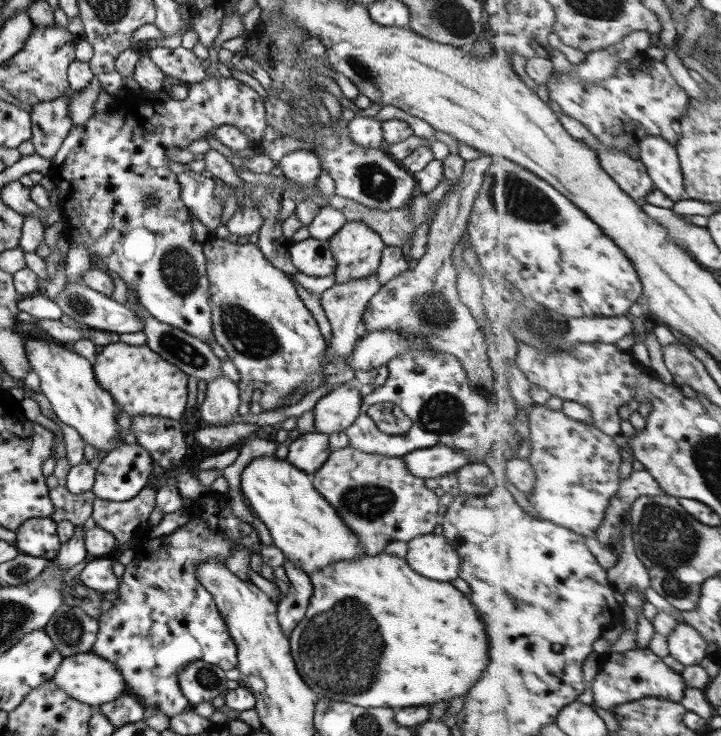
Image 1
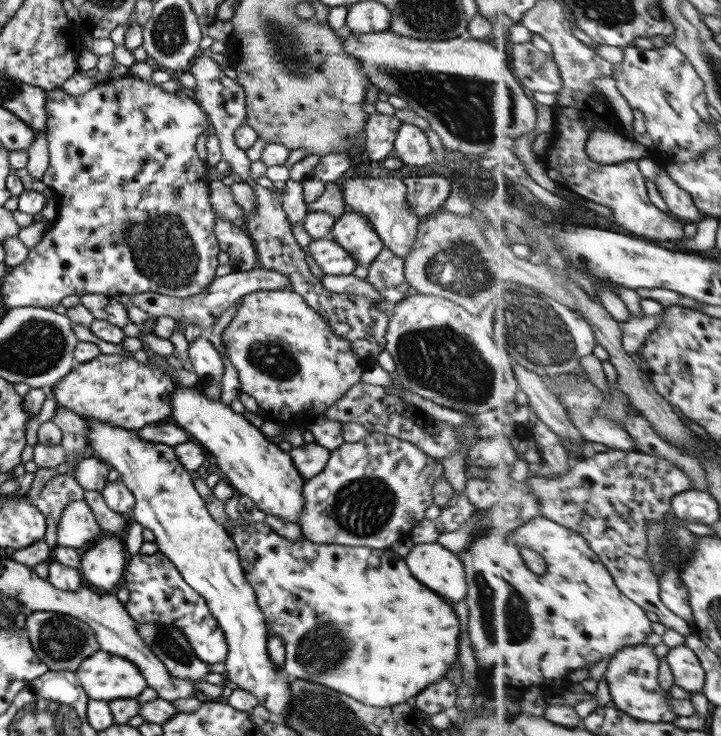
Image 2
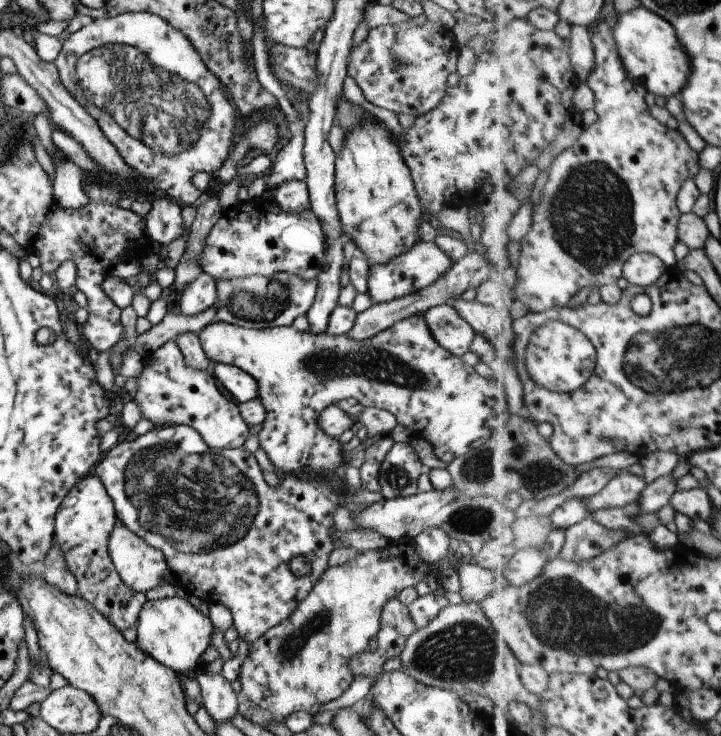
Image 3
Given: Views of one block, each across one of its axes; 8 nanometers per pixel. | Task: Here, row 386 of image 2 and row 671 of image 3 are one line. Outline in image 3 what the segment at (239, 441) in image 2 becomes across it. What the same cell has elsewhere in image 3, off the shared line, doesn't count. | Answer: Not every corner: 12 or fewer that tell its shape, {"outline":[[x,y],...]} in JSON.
{"outline":[[186,598],[147,600],[136,644],[176,671],[202,669],[214,625]]}

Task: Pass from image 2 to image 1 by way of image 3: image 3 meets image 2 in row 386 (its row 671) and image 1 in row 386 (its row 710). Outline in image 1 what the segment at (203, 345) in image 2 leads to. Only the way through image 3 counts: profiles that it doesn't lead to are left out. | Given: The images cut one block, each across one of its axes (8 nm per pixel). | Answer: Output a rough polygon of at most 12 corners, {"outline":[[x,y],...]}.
{"outline":[[208,382],[198,405],[202,422],[229,424],[239,415],[238,384]]}

